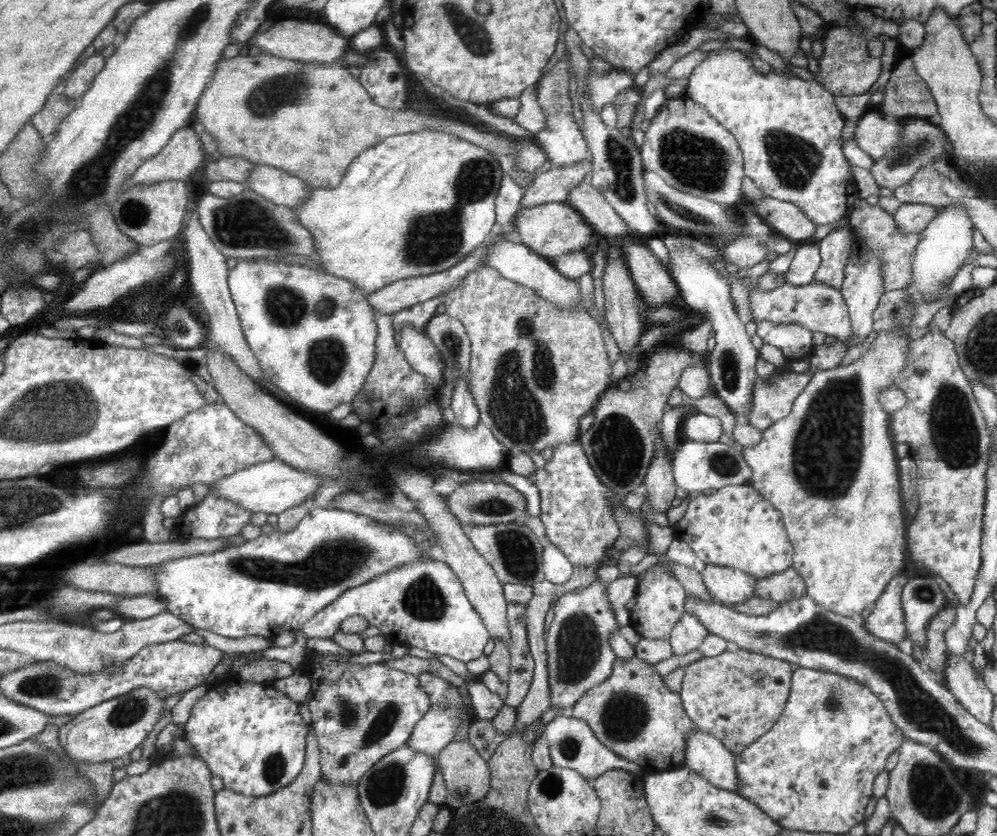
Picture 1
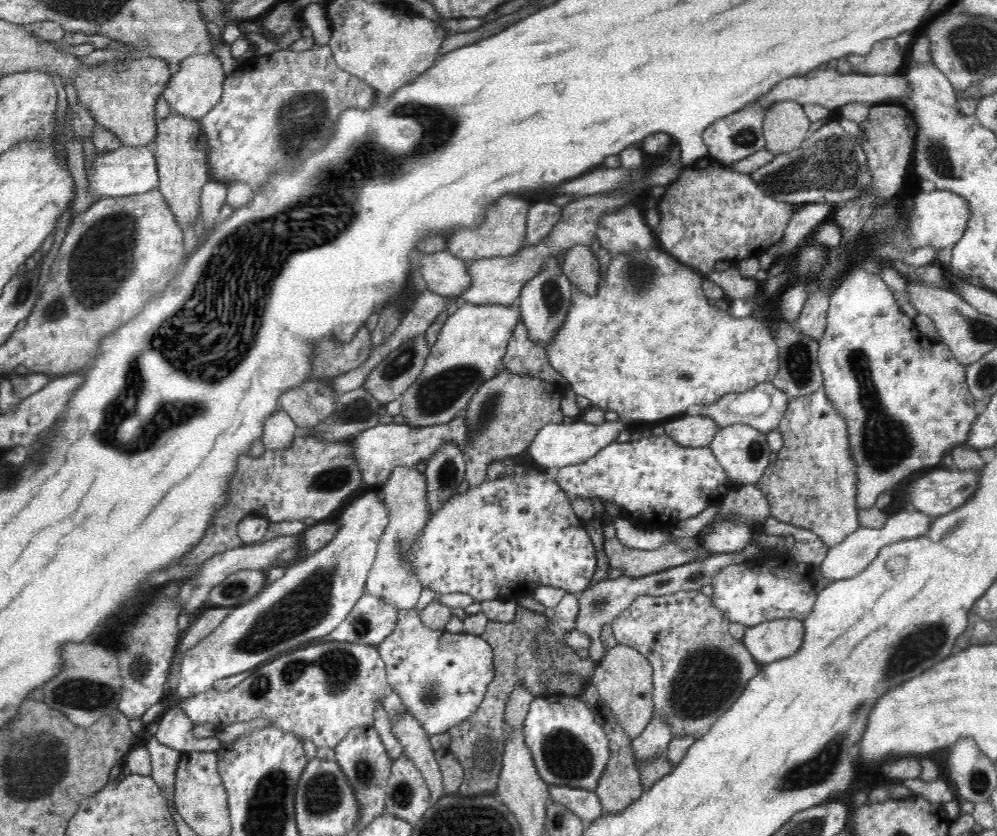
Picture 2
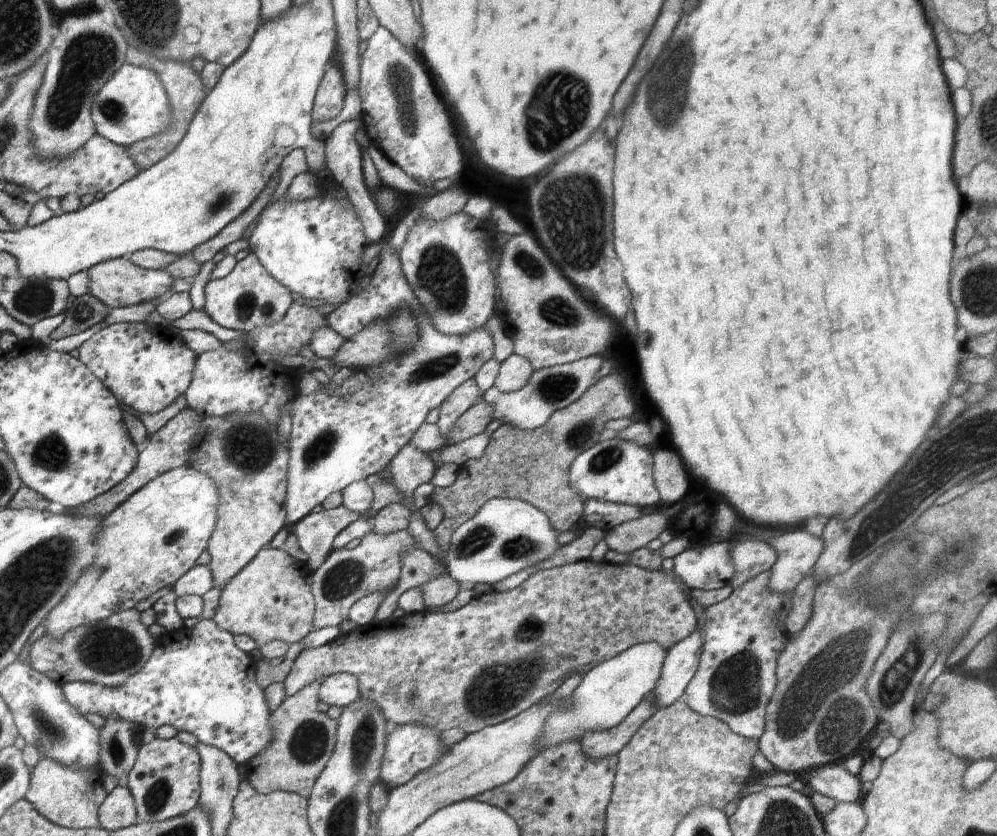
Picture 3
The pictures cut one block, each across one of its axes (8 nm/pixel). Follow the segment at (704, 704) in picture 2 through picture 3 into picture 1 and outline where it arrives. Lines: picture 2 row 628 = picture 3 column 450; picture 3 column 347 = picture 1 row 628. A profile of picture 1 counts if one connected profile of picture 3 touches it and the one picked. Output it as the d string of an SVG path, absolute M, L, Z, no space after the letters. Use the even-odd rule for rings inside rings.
M655 565L641 573L641 584L637 586L636 604L630 610L630 623L641 638L669 639L674 626L683 615L686 591L679 580L661 566Z

